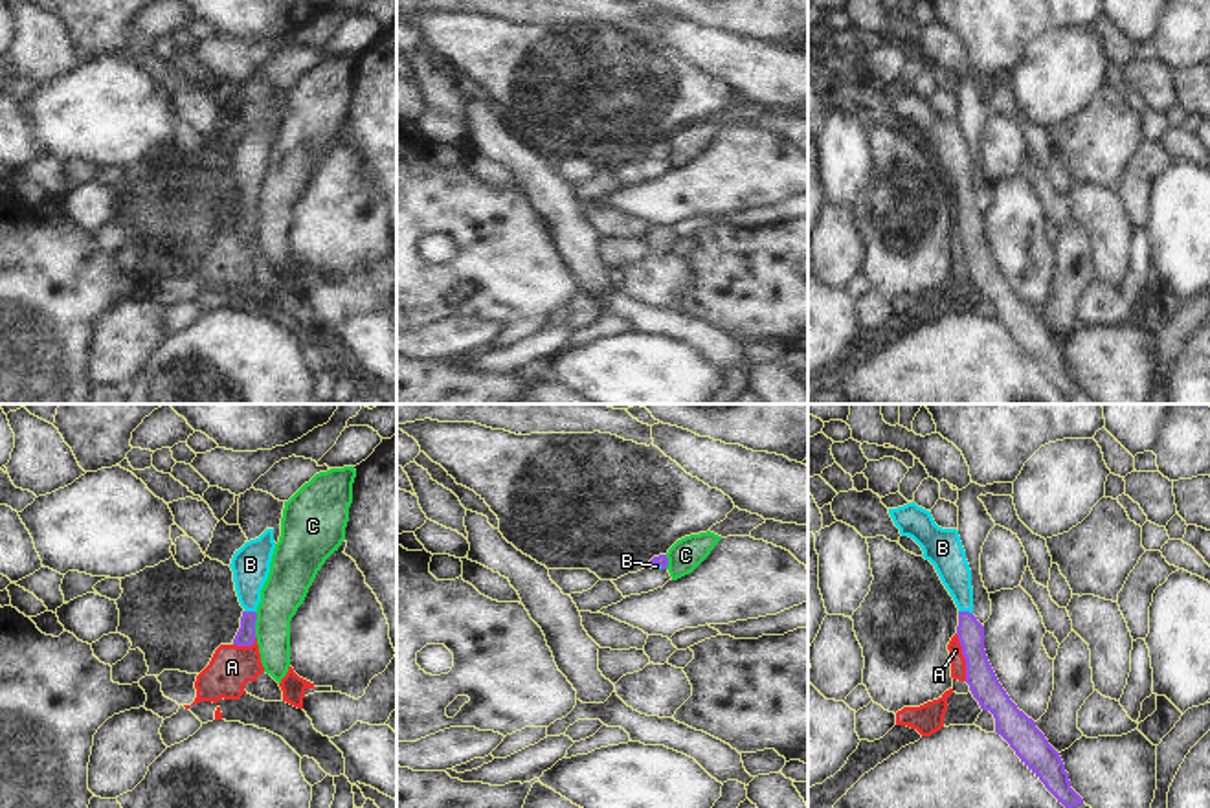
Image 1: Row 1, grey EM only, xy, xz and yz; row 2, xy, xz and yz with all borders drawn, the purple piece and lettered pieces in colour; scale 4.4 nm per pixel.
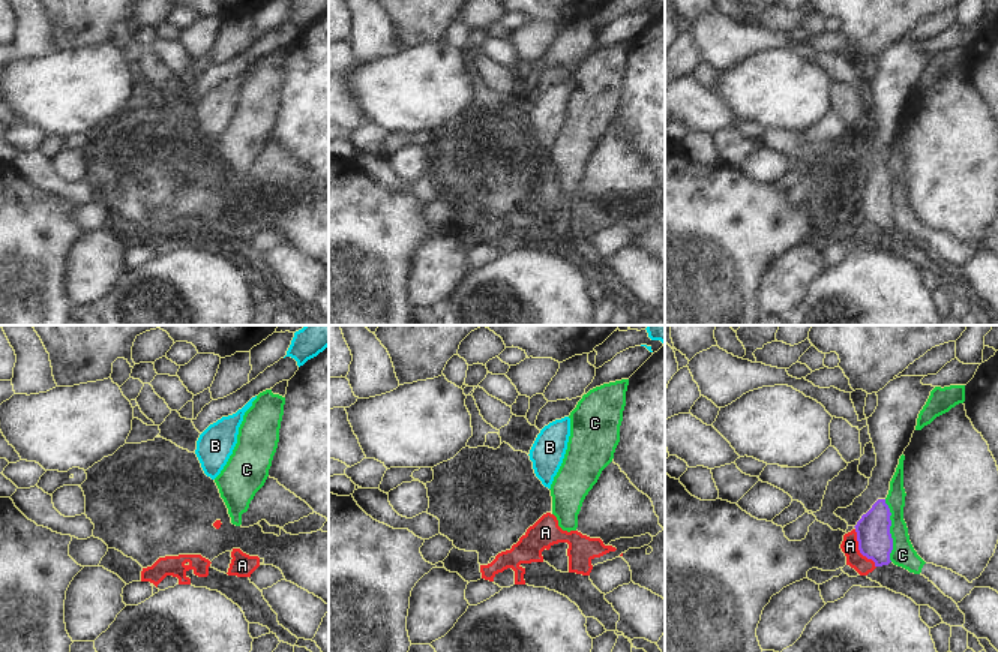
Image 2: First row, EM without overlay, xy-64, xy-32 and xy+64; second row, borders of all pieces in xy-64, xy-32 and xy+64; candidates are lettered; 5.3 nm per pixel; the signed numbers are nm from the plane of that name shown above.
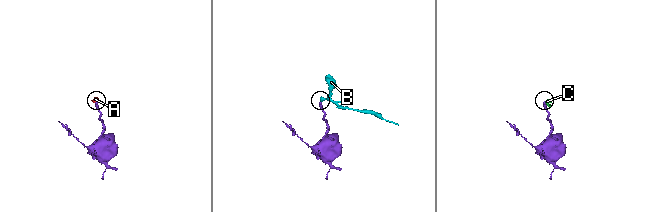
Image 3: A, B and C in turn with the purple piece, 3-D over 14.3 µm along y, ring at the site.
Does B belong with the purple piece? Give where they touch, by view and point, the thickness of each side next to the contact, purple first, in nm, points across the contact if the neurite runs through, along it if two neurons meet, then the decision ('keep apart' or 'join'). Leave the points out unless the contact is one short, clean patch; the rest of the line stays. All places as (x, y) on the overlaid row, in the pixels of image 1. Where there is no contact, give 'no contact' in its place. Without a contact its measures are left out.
meets purple in yz at (966, 612); 120 nm thick on the purple side, 140 nm on the other; runs through yz (970, 632), (966, 612), (950, 561); join

